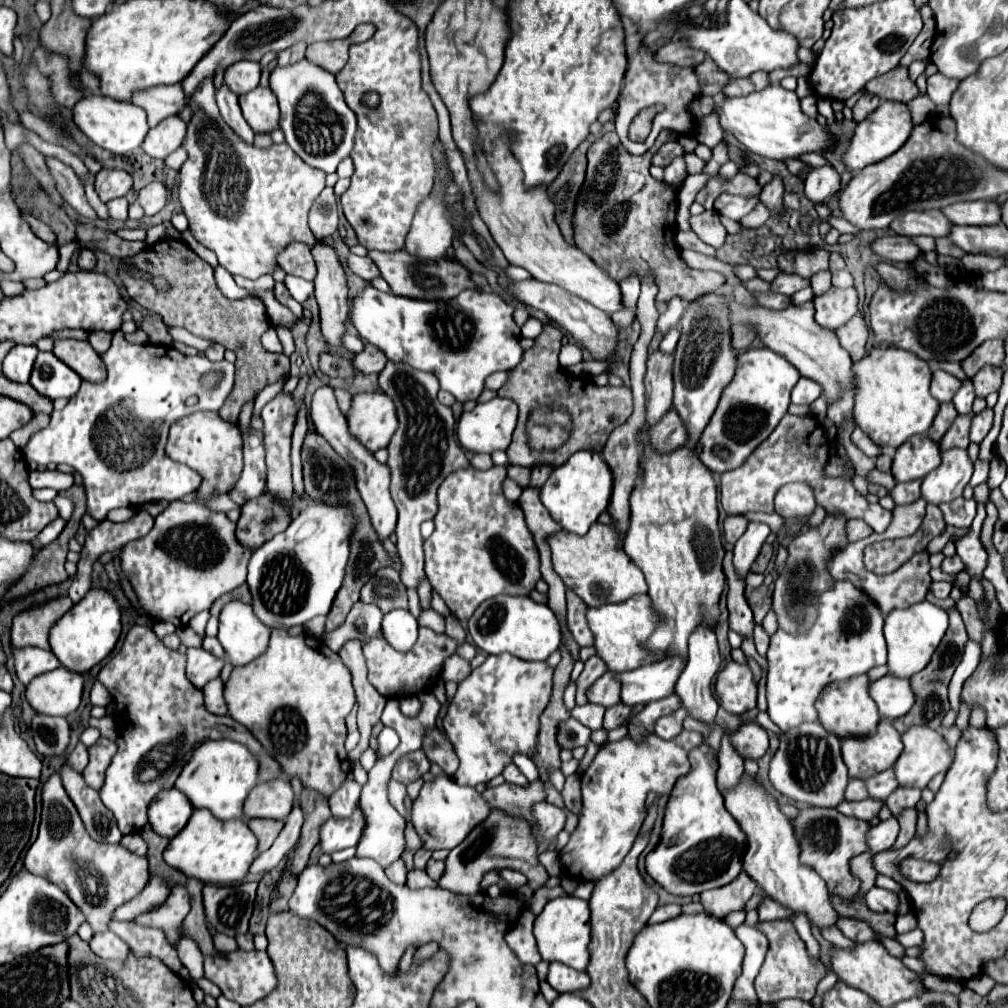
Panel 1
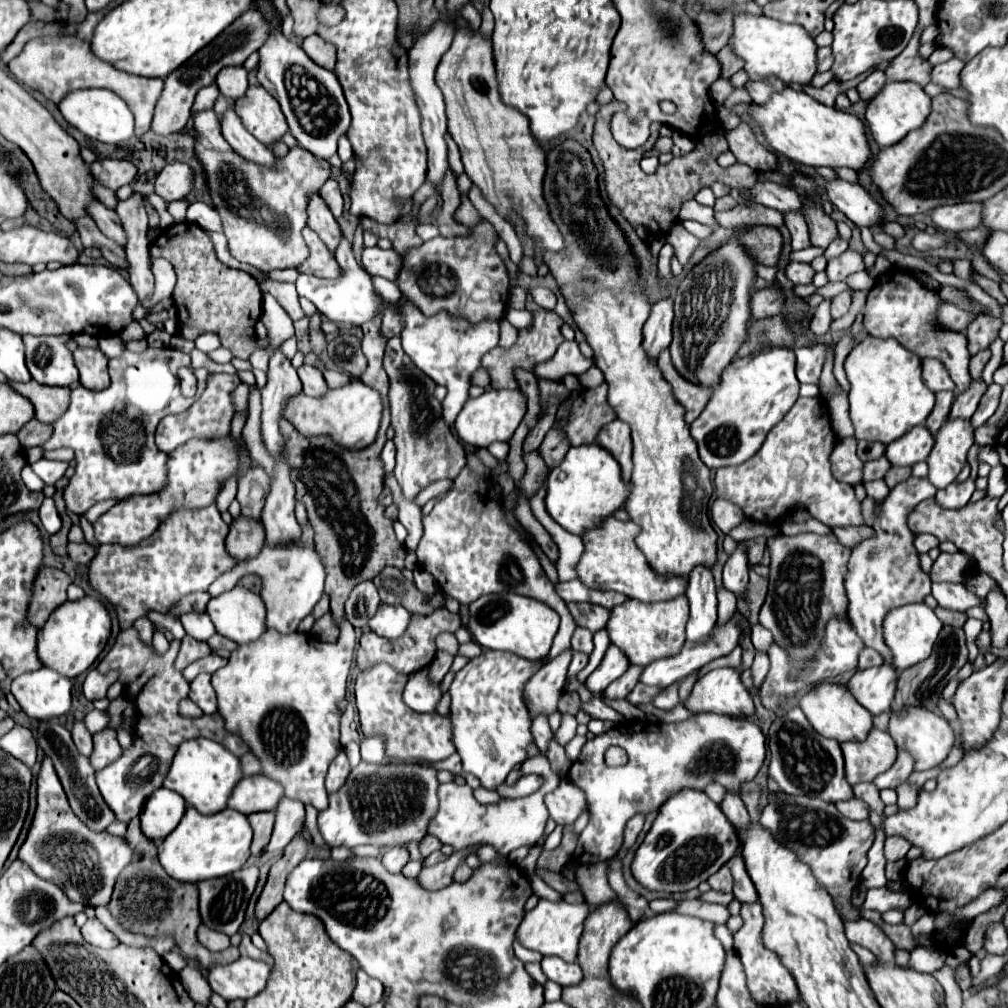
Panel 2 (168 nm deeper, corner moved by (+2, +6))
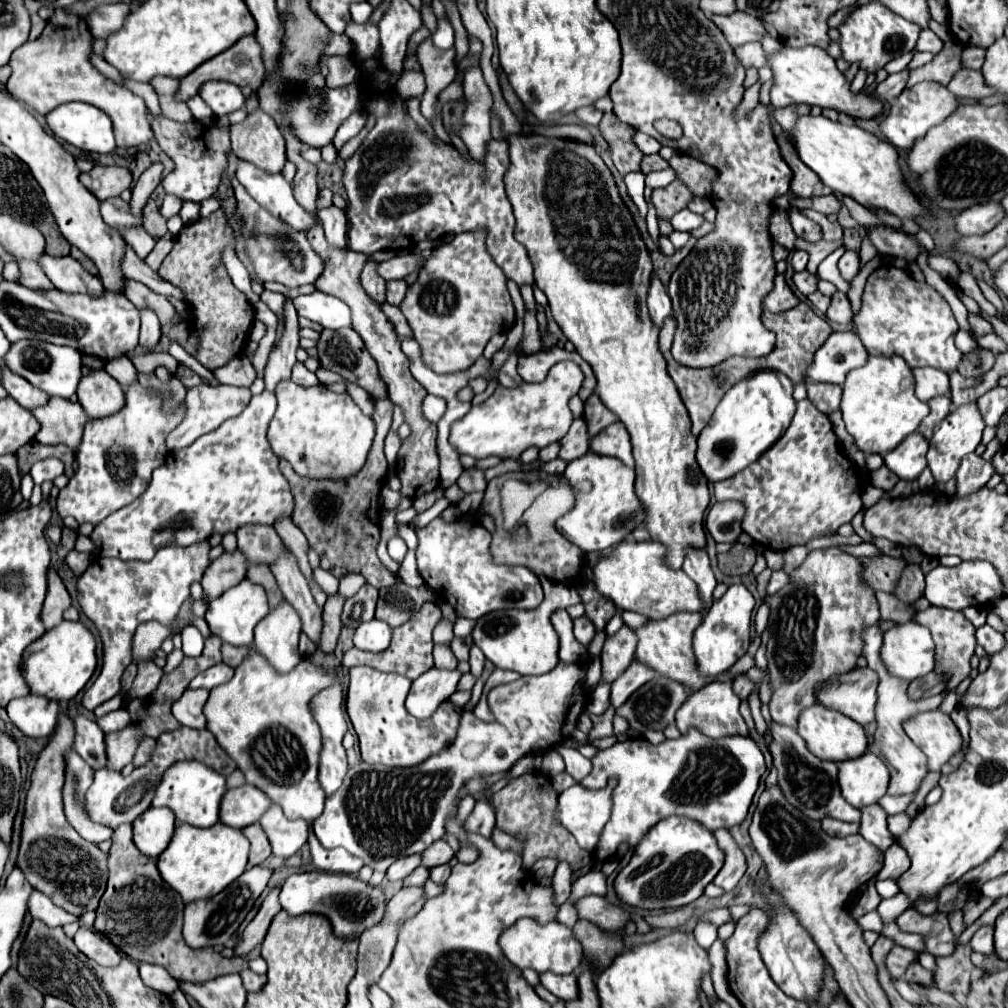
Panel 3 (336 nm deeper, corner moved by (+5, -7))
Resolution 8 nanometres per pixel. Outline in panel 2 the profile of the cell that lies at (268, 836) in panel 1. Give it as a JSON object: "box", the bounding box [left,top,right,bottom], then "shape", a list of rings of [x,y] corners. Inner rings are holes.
{"box":[248,812,274,856],"shape":[[[256,812],[248,816],[248,822],[254,830],[252,840],[252,856],[260,856],[270,842],[272,828],[274,828],[274,812]]]}

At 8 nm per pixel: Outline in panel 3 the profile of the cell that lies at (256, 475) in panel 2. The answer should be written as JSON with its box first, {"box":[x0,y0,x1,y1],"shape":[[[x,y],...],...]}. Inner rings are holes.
{"box":[237,523,283,565],"shape":[[[249,523],[239,527],[237,535],[237,549],[247,555],[251,565],[271,565],[271,559],[283,551],[283,541],[279,539],[277,531],[271,525]]]}

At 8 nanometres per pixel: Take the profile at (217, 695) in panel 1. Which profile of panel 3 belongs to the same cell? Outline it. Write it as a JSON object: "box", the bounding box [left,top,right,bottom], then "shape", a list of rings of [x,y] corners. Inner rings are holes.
{"box":[171,689,209,729],"shape":[[[187,689],[171,707],[175,719],[185,727],[203,729],[207,725],[207,719],[203,715],[207,697],[209,697],[207,689]]]}

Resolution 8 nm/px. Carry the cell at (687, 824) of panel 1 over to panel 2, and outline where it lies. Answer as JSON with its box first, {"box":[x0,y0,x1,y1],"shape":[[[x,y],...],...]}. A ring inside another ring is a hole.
{"box":[632,790,738,892],"shape":[[[682,790],[660,808],[650,832],[634,854],[632,876],[652,892],[686,892],[708,880],[738,850],[738,836],[718,804],[700,790]]]}

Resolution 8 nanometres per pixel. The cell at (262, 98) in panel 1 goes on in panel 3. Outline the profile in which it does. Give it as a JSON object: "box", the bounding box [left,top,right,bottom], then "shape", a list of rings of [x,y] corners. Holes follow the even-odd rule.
{"box":[231,109,287,173],"shape":[[[261,109],[249,113],[243,123],[231,125],[231,151],[271,173],[279,173],[287,161],[283,133]]]}

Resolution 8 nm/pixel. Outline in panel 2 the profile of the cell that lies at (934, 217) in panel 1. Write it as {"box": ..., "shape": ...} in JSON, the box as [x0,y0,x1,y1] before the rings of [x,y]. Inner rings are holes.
{"box":[932,202,982,232],"shape":[[[962,202],[954,206],[940,206],[932,210],[932,222],[944,232],[972,230],[982,224],[982,204],[980,202]]]}

